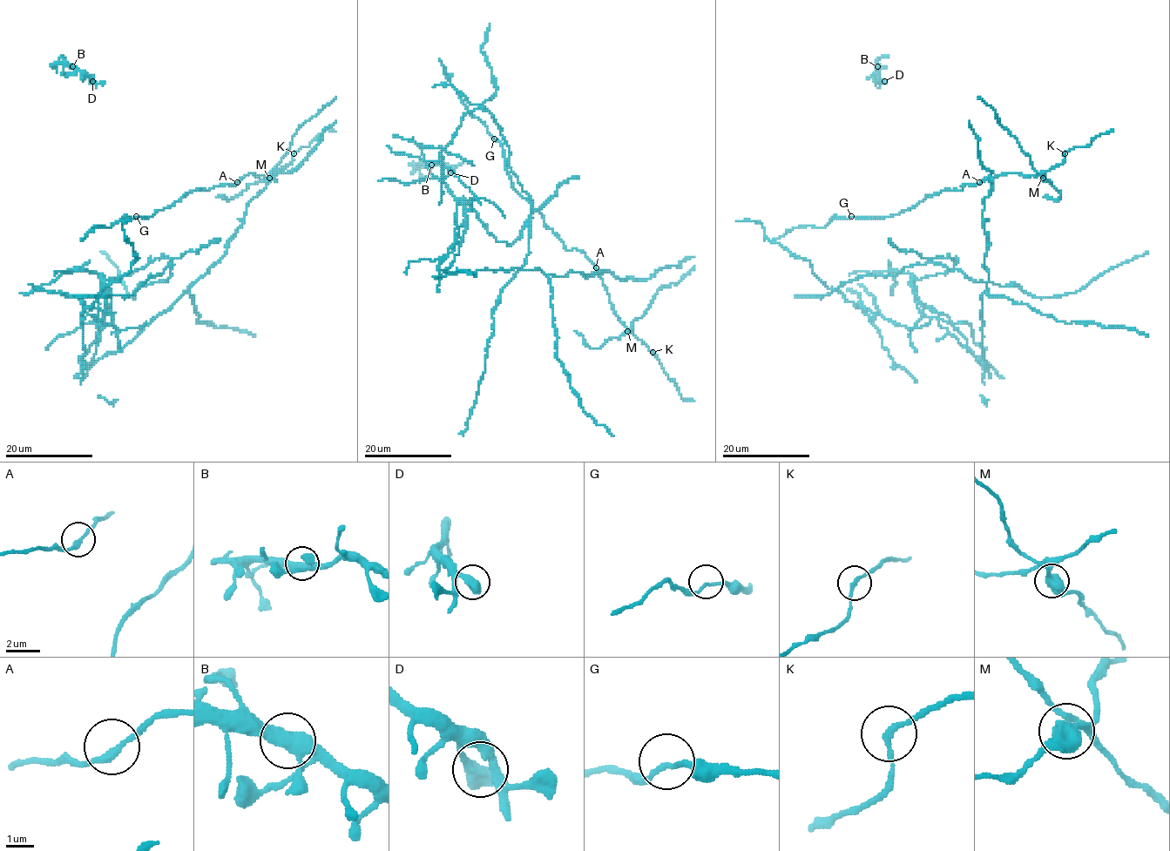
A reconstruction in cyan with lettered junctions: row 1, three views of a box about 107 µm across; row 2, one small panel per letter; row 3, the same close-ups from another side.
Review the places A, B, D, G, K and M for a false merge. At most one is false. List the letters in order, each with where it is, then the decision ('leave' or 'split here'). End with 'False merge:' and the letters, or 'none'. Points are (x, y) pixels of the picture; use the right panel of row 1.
A: place (979, 182); leave
B: place (877, 66); leave
D: place (884, 81); leave
G: place (851, 216); leave
K: place (1065, 153); leave
M: place (1043, 178); split here
False merge: M

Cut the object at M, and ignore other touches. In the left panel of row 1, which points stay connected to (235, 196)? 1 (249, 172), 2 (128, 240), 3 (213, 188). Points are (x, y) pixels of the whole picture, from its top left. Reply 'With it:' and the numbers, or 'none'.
With it: 2

